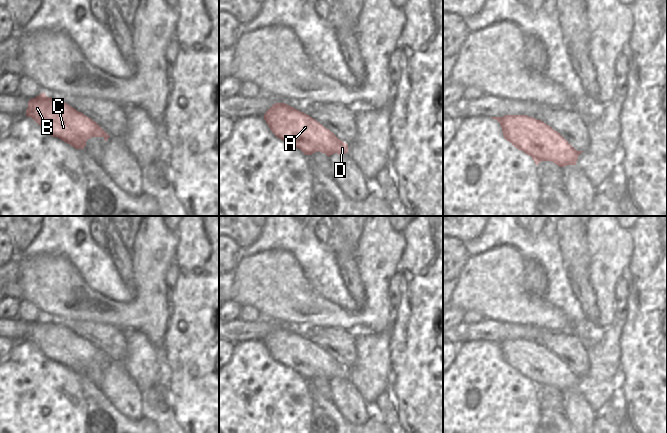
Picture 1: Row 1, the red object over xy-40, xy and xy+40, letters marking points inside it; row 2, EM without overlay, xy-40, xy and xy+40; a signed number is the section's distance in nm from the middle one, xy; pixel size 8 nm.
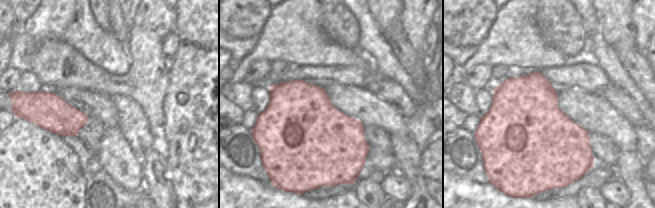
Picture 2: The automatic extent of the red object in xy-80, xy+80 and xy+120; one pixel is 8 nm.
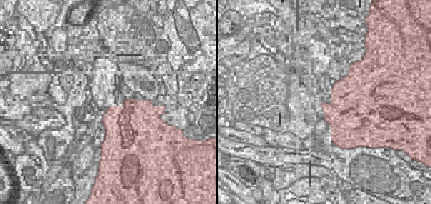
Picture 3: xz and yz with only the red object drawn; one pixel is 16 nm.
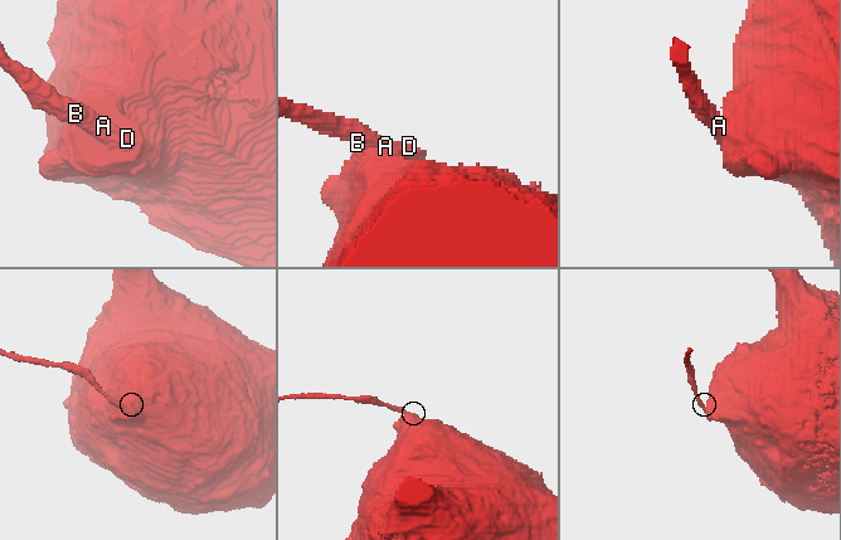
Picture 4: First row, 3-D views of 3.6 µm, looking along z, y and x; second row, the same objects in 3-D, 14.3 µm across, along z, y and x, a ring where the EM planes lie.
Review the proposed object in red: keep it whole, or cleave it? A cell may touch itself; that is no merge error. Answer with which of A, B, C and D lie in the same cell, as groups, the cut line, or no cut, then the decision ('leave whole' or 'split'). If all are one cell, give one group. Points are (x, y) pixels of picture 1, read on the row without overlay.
groups A B C / D; cut xy+40 (503, 356), (517, 362), (533, 378), (542, 375); split

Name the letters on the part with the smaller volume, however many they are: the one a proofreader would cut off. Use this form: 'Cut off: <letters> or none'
Cut off: A, B, C

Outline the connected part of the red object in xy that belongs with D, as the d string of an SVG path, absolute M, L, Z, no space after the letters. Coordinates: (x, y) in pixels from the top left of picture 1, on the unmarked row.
M326 353L328 356L328 369L319 369L318 375L321 377L325 377L328 381L337 377L339 379L343 379L348 377L348 369L341 365L334 357L332 357L329 353Z

